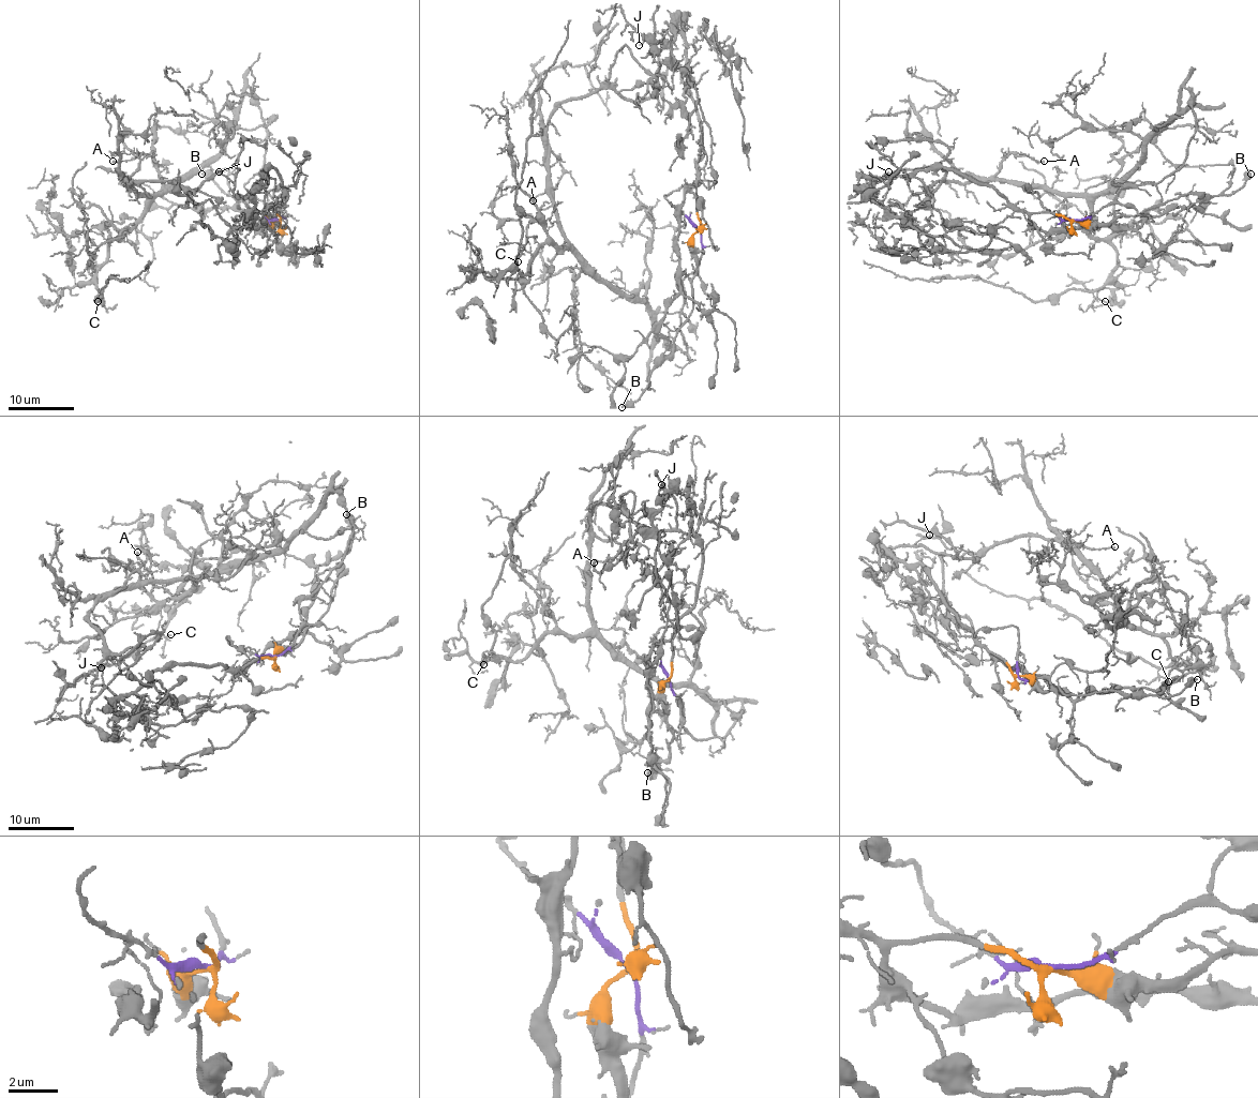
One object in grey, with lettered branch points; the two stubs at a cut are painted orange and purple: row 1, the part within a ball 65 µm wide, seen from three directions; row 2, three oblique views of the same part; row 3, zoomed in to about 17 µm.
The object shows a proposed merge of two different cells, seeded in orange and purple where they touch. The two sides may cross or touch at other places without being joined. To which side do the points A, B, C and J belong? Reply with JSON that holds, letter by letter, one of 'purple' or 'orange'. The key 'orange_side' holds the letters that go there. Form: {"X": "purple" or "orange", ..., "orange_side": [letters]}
{"A": "purple", "B": "orange", "C": "purple", "J": "purple", "orange_side": ["B"]}

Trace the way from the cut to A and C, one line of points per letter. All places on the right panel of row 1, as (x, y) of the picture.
A: (1073, 220), (1183, 164), (1192, 94), (1182, 88), (1177, 113), (1107, 190), (996, 174), (1011, 153), (1043, 160)
C: (1073, 220), (1183, 164), (1185, 88), (1093, 202), (1086, 229), (1116, 251), (1093, 294), (1106, 302)

